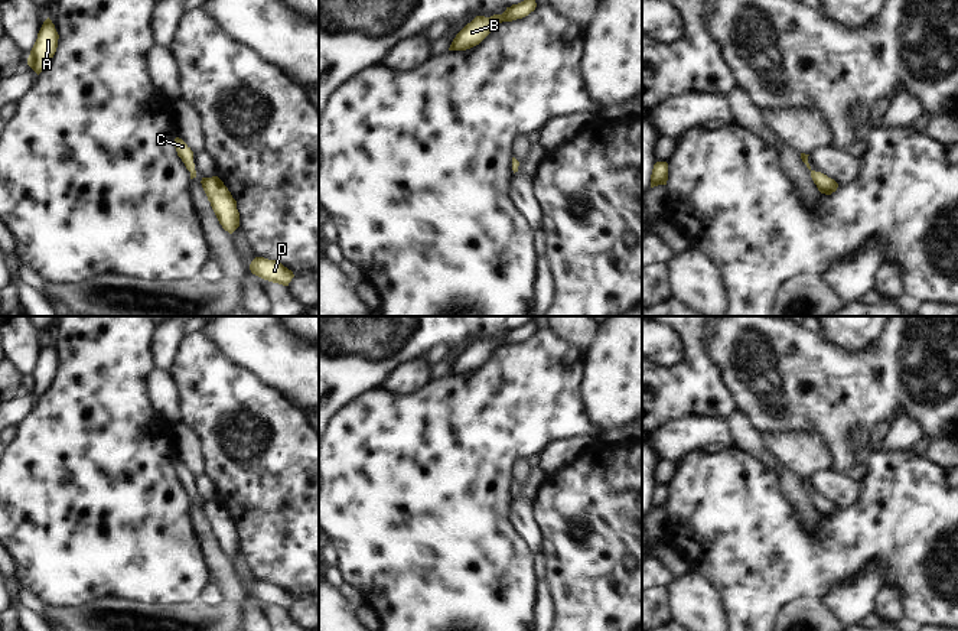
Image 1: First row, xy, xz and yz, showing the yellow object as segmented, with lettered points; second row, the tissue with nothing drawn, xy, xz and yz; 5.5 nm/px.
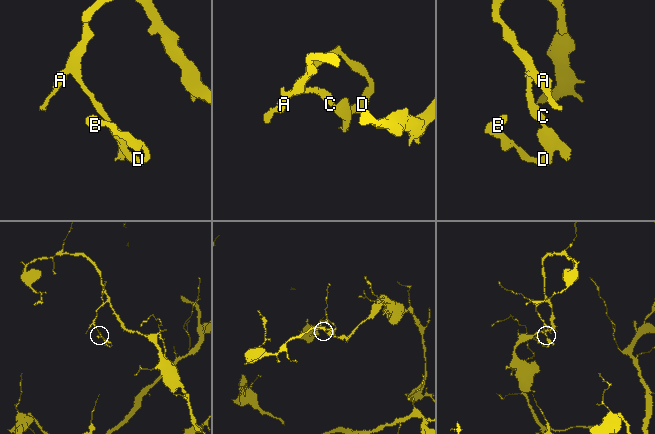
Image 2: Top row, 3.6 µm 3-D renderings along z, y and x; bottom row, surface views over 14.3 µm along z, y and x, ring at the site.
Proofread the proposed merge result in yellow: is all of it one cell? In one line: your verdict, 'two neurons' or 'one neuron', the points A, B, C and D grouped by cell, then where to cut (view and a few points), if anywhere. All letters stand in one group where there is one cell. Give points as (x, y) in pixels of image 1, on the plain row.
one neuron; A B C D; no cut

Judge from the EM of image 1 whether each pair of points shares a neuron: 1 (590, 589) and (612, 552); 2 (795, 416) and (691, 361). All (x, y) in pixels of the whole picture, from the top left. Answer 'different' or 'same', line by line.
1: same
2: different

